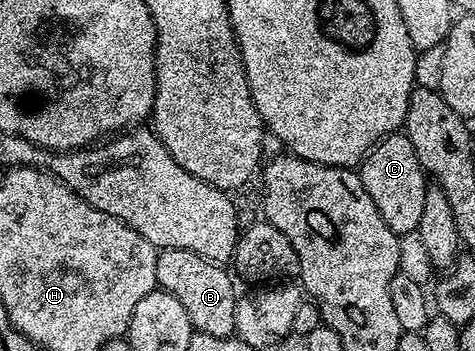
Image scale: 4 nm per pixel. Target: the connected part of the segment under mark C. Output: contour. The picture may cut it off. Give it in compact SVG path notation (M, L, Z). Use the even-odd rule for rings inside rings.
M406 133L388 134L380 140L363 159L357 173L365 184L365 192L373 196L373 204L377 204L377 212L381 212L385 224L389 224L389 228L393 228L393 232L400 236L414 235L418 231L421 212L425 208L429 178Z

